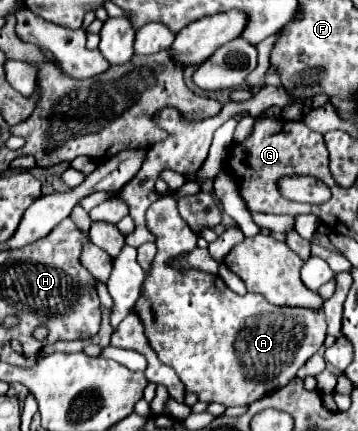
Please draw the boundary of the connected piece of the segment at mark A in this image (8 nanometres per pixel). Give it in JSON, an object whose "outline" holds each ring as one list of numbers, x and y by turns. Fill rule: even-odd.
{"outline":[[161,196,149,206,147,228,155,236,157,254,141,284,141,296,135,304,135,312,145,326,145,336,157,358,177,372,179,380,185,384,185,392,195,392,199,402,249,406,275,388,285,386,297,374,297,370,321,348,327,330,323,310,307,312,305,308,277,308,253,292,247,292,245,296,235,294,215,274,193,268,175,268,171,264,171,260,191,252,197,246,197,234,183,222,177,212,177,202,171,196]]}

